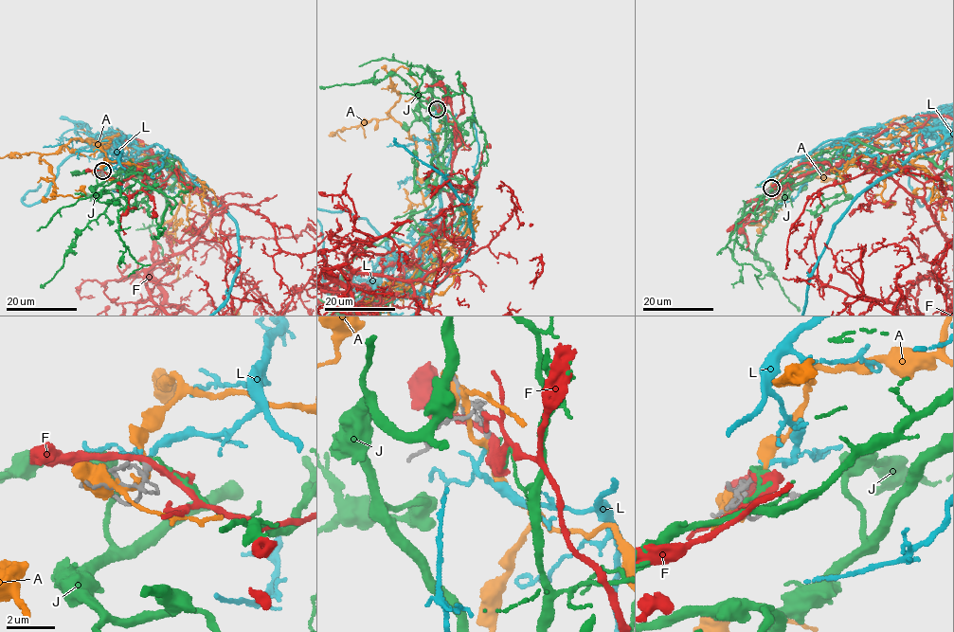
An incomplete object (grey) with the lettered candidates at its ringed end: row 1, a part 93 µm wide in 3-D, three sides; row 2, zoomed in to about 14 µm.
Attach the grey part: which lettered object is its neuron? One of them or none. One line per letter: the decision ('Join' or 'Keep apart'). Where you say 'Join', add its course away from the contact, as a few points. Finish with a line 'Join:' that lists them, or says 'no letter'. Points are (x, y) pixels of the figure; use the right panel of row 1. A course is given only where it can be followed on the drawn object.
A: Keep apart
F: Keep apart
J: Keep apart
L: Join
Join: L

